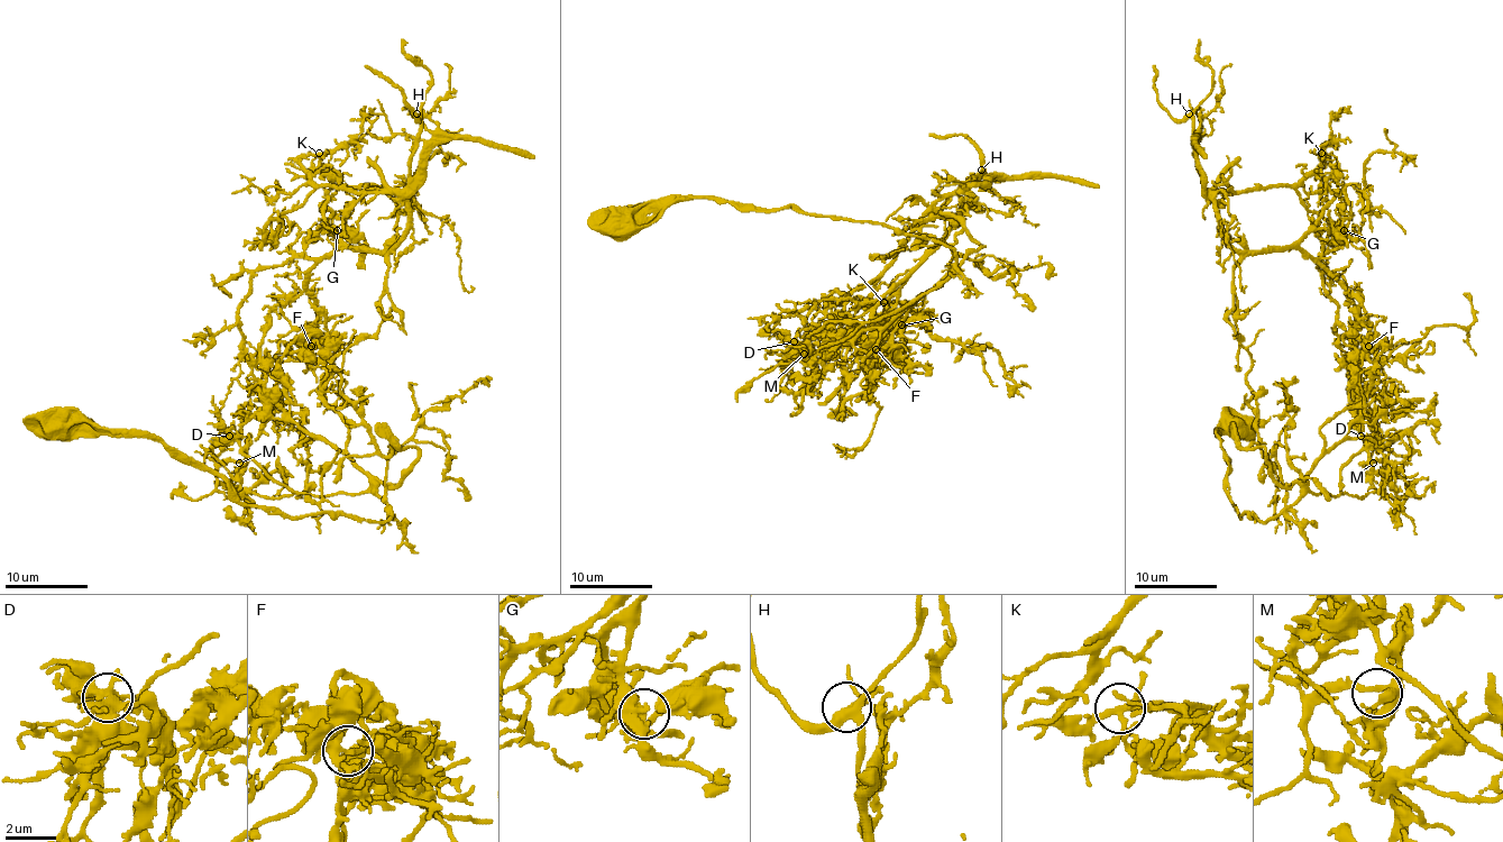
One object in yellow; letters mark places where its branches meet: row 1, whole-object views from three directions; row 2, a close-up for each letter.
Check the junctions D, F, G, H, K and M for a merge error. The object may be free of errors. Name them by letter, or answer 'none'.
F

